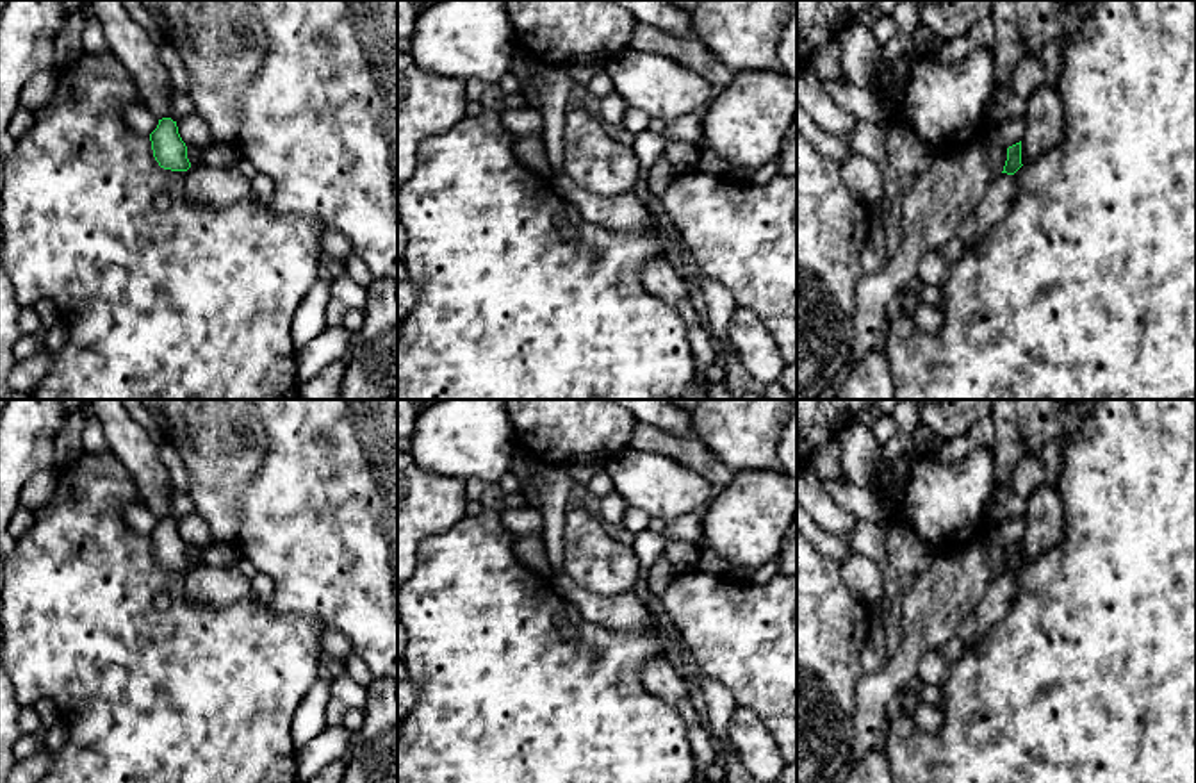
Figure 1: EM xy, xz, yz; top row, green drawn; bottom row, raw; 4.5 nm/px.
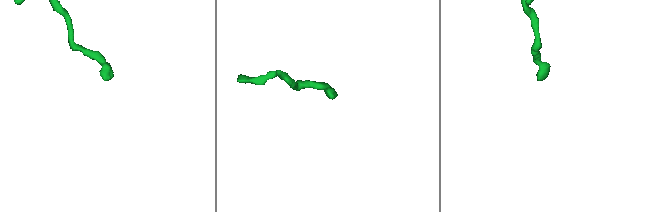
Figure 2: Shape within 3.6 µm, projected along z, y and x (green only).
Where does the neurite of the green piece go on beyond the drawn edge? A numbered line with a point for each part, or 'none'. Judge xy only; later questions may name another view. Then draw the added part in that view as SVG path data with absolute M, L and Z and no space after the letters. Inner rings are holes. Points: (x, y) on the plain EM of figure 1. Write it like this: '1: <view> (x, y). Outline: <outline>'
none

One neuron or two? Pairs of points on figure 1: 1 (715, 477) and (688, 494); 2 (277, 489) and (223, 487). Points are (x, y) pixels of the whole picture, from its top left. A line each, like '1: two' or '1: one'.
1: two
2: two

